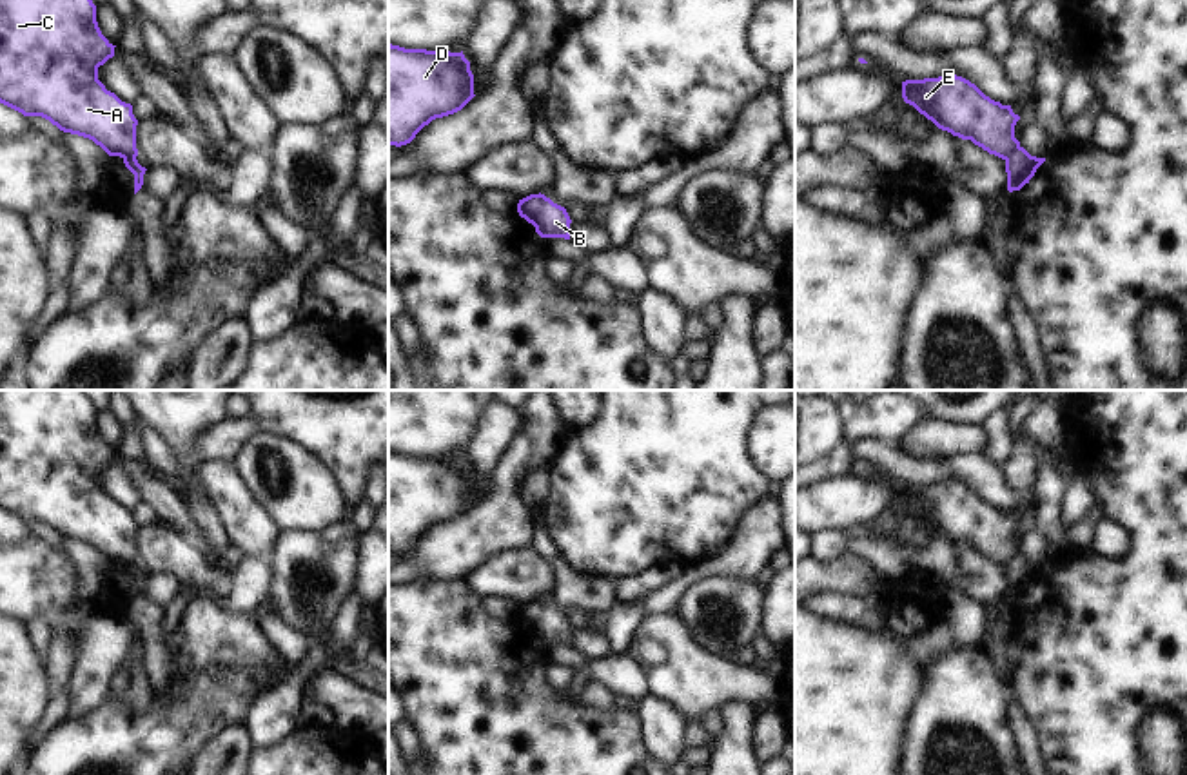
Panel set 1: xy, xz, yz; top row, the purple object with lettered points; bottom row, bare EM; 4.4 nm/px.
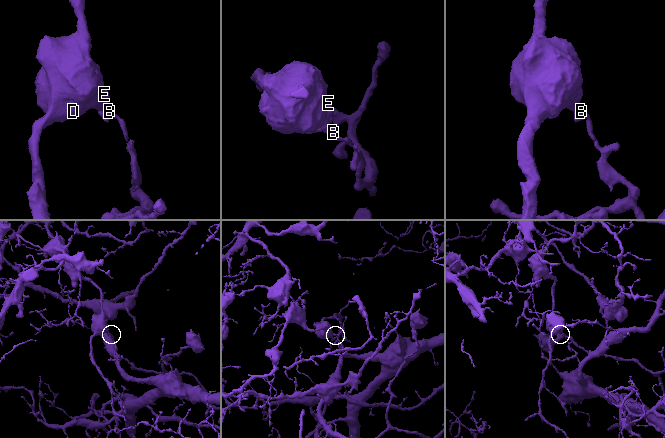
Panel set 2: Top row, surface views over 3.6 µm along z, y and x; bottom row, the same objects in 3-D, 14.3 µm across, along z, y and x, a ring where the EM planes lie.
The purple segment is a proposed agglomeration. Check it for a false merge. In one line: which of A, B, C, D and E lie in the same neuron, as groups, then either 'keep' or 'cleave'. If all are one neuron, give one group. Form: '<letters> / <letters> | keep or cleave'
A C D E / B | cleave

